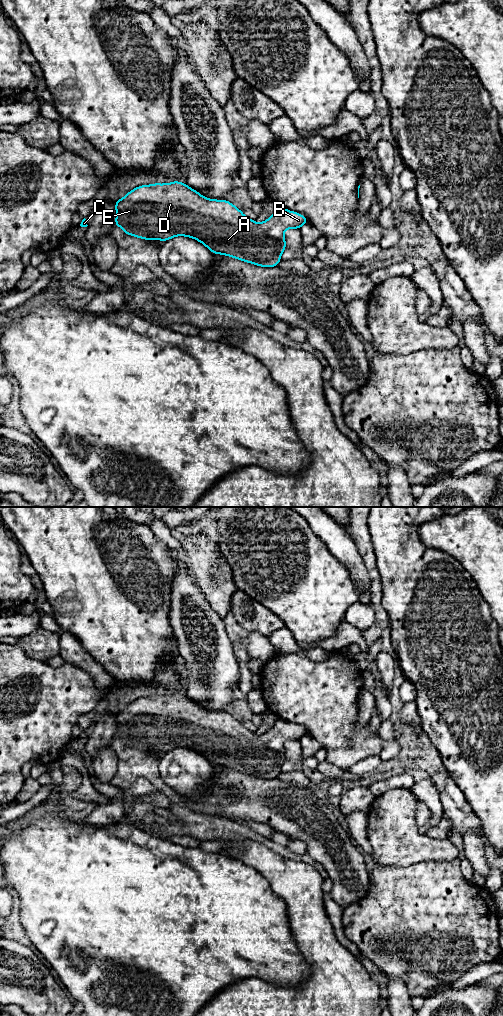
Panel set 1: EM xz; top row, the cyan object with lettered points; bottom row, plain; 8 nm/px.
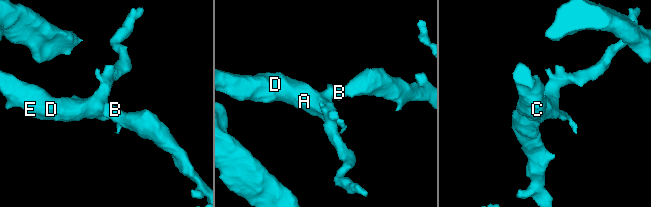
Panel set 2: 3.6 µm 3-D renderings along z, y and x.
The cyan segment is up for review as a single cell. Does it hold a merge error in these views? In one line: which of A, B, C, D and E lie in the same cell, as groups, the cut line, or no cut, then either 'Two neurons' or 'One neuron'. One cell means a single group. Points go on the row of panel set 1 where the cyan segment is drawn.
Groups: A B C D E. No split. One neuron

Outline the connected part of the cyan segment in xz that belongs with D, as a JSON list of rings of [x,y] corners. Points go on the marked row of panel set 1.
[[[178,180],[172,183],[141,185],[129,191],[122,199],[115,201],[116,219],[114,226],[122,228],[124,234],[145,240],[162,240],[176,236],[186,236],[201,242],[213,254],[226,255],[260,267],[276,267],[281,254],[286,249],[284,231],[300,229],[309,223],[308,219],[297,212],[278,206],[275,213],[262,223],[246,217],[240,209],[228,200],[208,199]]]

